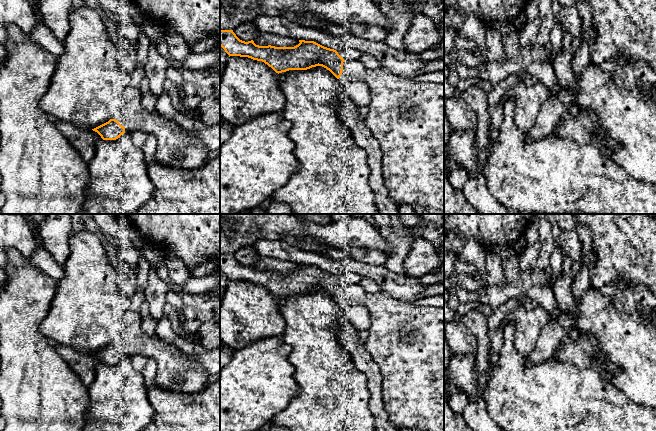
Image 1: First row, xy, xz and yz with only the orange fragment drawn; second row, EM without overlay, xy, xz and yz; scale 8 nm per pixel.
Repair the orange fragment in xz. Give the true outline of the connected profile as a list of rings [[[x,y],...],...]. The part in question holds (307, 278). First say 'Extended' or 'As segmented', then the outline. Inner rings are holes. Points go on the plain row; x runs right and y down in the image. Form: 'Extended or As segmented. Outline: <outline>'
Extended. Outline: [[[220,254],[220,270],[230,280],[248,281],[253,284],[262,285],[271,291],[276,297],[282,297],[289,294],[307,294],[312,291],[322,290],[329,294],[337,303],[343,314],[345,310],[352,306],[363,306],[369,311],[371,325],[368,330],[368,337],[364,343],[364,347],[368,354],[372,357],[375,363],[378,365],[380,373],[383,377],[382,383],[382,399],[384,407],[389,416],[389,421],[399,431],[403,429],[410,429],[412,431],[444,431],[444,308],[441,307],[424,307],[416,306],[413,302],[401,301],[392,298],[381,289],[377,292],[368,292],[360,284],[347,283],[344,284],[336,274],[324,271],[314,265],[299,264],[299,268],[294,271],[275,271],[275,270],[259,270],[254,267],[253,264],[245,266],[240,264],[233,254]]]

